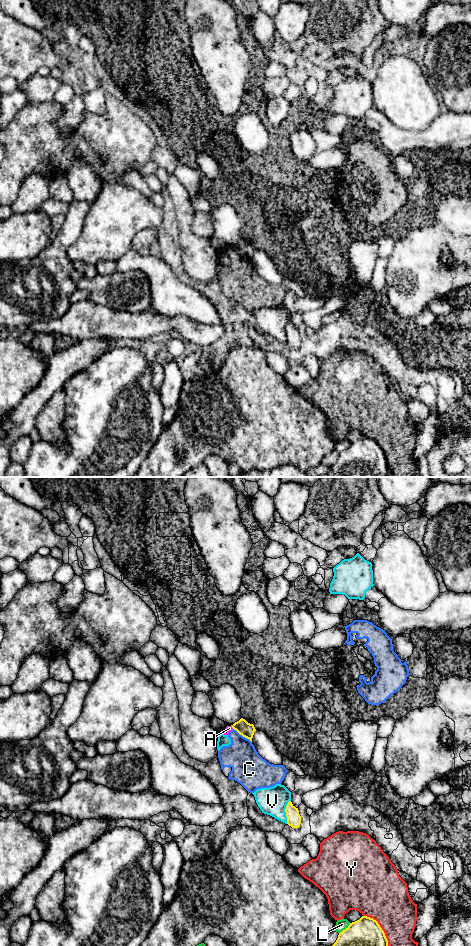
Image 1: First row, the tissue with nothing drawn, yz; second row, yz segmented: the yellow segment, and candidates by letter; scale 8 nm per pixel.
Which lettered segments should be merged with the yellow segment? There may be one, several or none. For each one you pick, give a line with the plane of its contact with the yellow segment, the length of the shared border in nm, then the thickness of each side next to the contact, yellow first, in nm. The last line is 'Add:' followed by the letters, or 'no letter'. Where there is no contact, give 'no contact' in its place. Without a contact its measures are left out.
Add: no letter

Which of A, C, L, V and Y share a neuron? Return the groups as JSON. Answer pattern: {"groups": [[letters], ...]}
{"groups": [["A", "C", "Y"], ["L"], ["V"]]}

